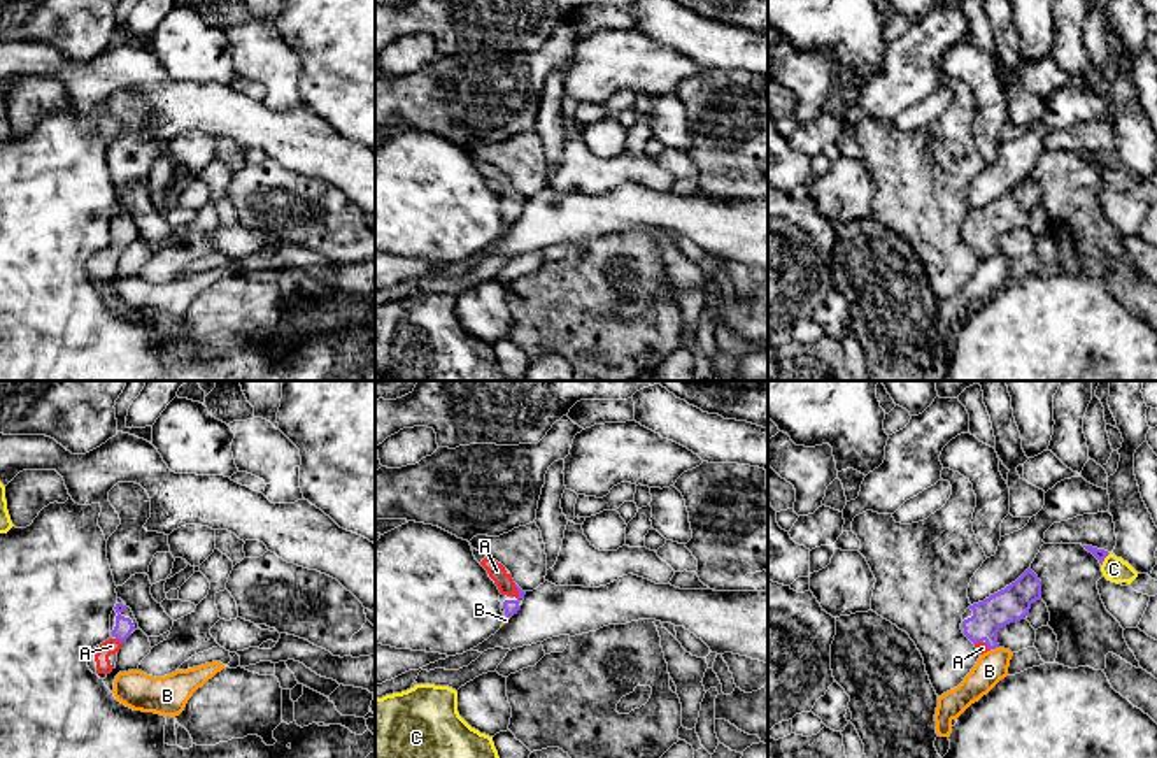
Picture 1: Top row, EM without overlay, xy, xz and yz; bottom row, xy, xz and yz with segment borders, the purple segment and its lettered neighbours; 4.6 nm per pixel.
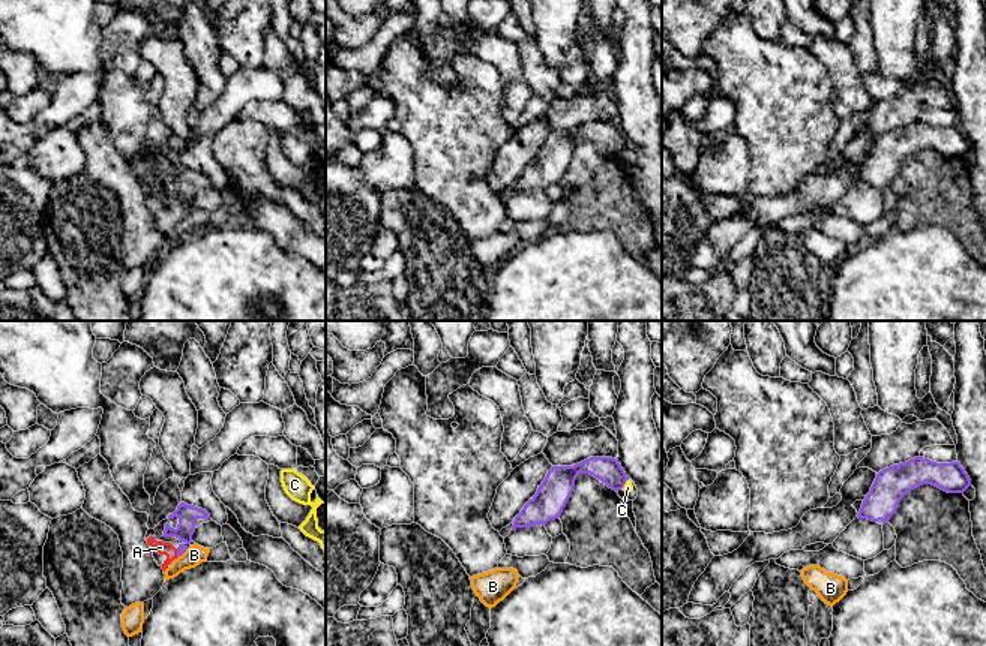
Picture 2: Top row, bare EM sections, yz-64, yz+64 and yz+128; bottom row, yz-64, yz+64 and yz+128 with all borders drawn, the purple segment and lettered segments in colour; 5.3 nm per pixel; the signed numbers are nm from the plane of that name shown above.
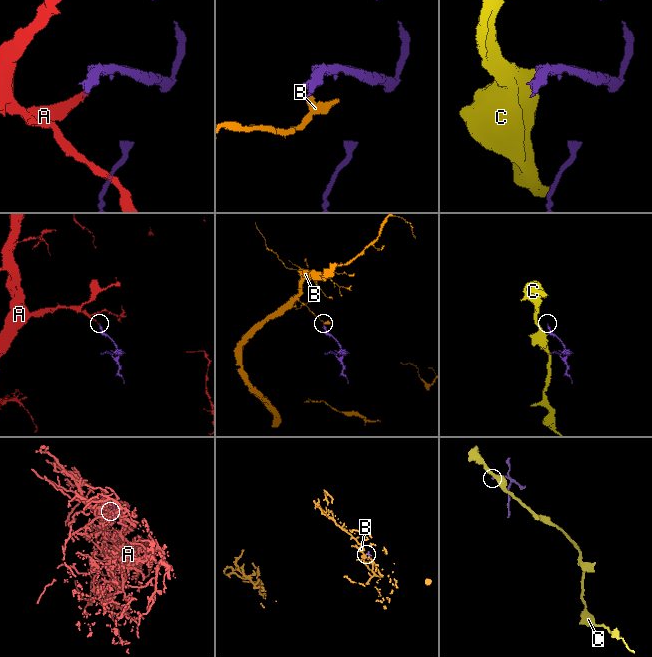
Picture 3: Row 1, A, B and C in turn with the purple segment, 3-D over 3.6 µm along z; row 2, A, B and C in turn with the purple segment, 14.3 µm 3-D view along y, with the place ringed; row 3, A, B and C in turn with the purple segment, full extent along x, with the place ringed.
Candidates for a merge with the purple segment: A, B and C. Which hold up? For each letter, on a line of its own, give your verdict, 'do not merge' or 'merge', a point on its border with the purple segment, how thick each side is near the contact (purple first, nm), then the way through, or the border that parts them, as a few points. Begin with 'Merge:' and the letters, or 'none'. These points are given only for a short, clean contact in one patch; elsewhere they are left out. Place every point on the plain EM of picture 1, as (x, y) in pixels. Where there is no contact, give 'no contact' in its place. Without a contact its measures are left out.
Merge: A
A: merge; contact xz (518, 197); calibres 70 and 80 nm; way xz (511, 214), (518, 206), (518, 197), (496, 178)
B: do not merge; contact yz (993, 255); calibres 160 and 140 nm; border yz (998, 253), (989, 258)
C: do not merge; contact yz (1103, 167); calibres 50 and 110 nm

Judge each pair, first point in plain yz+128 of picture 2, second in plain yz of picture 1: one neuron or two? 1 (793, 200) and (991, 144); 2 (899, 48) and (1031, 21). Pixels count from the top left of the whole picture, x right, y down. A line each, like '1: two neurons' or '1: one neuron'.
1: two neurons
2: one neuron

